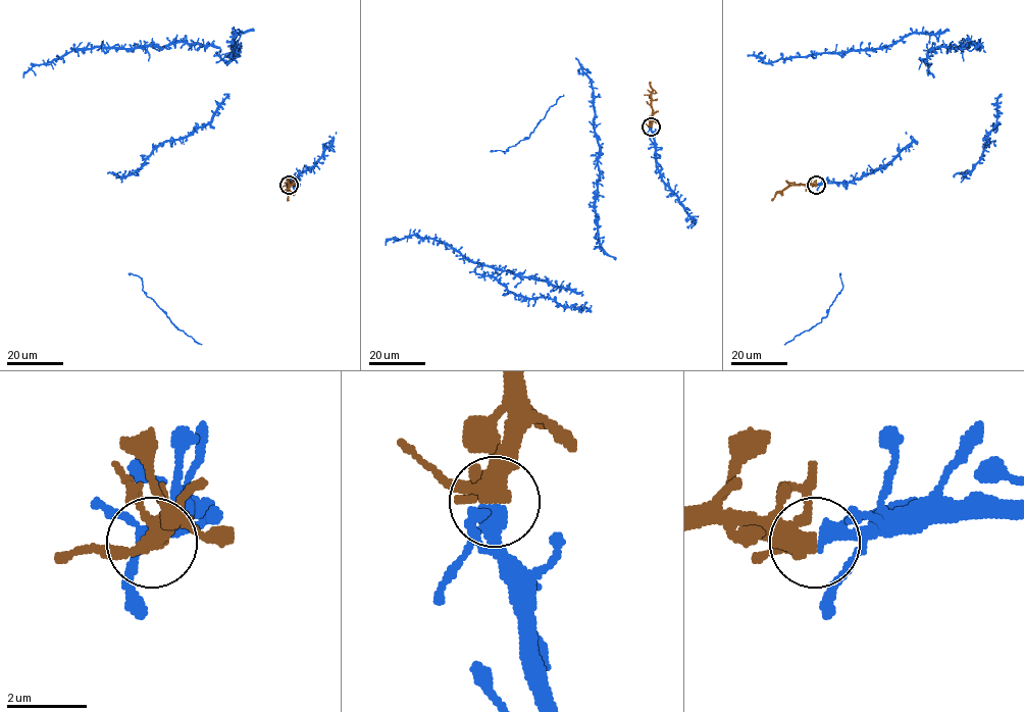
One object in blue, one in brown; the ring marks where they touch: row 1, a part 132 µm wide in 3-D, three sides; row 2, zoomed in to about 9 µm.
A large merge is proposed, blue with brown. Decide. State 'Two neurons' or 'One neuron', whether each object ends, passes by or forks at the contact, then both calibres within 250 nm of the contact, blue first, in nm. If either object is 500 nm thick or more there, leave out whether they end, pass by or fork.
One neuron. At the ring blue forks. At the ring brown forks. Thickness 280 nm (blue) against 320 nm

